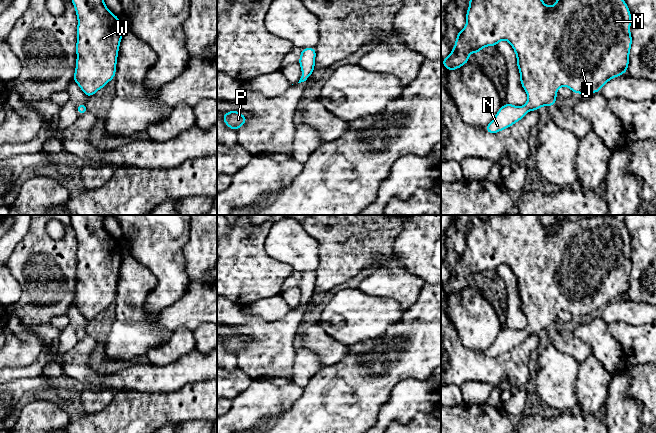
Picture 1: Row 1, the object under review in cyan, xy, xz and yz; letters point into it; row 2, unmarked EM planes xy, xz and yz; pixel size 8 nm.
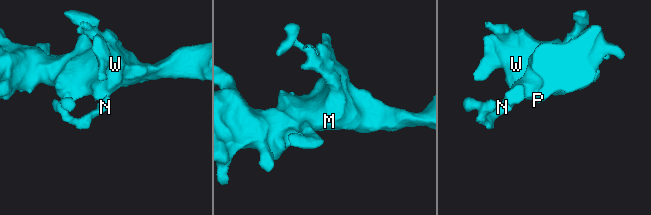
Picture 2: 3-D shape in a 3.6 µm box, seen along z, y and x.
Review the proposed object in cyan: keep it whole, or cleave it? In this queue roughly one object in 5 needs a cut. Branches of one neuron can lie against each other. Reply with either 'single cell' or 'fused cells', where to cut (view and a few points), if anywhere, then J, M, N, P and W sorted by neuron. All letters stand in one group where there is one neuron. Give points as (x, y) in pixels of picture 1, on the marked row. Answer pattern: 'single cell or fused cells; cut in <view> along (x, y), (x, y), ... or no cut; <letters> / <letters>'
single cell; no cut; J M N P W

